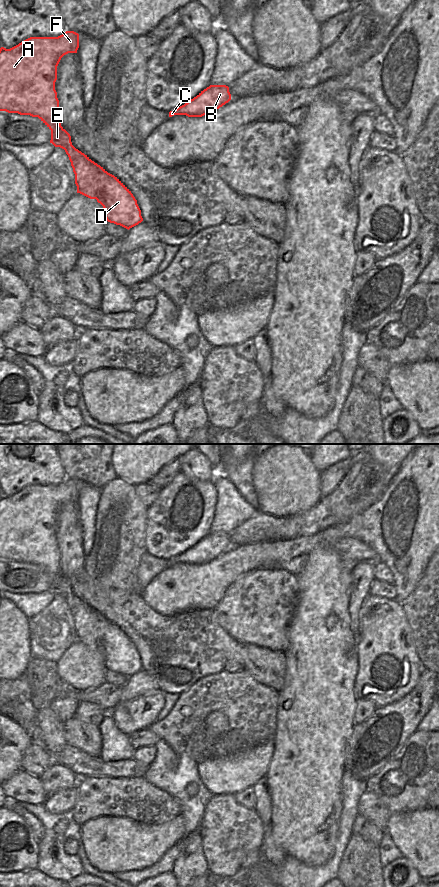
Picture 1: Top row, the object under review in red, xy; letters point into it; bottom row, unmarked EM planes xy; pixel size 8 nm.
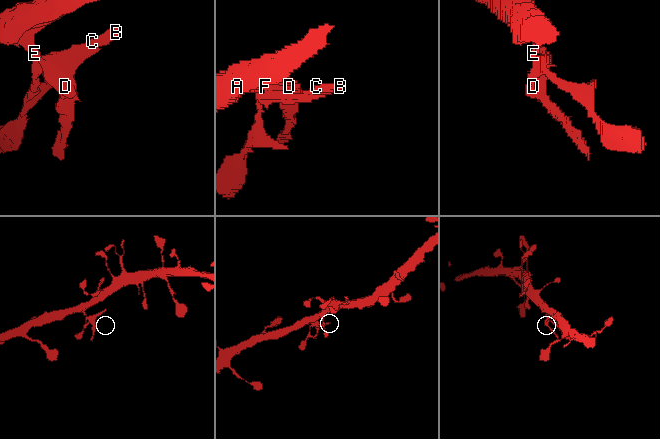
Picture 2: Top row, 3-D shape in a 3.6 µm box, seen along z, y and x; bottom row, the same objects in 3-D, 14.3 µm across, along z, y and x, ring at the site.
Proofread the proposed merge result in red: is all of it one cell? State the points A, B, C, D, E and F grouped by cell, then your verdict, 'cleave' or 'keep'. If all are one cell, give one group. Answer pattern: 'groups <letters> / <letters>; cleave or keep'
groups A E F / B C D; cleave

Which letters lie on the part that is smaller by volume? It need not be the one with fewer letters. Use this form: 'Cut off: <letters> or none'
Cut off: B, C, D.

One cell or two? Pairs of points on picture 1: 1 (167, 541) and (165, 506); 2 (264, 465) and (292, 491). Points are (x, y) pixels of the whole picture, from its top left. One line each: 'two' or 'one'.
1: one
2: one

